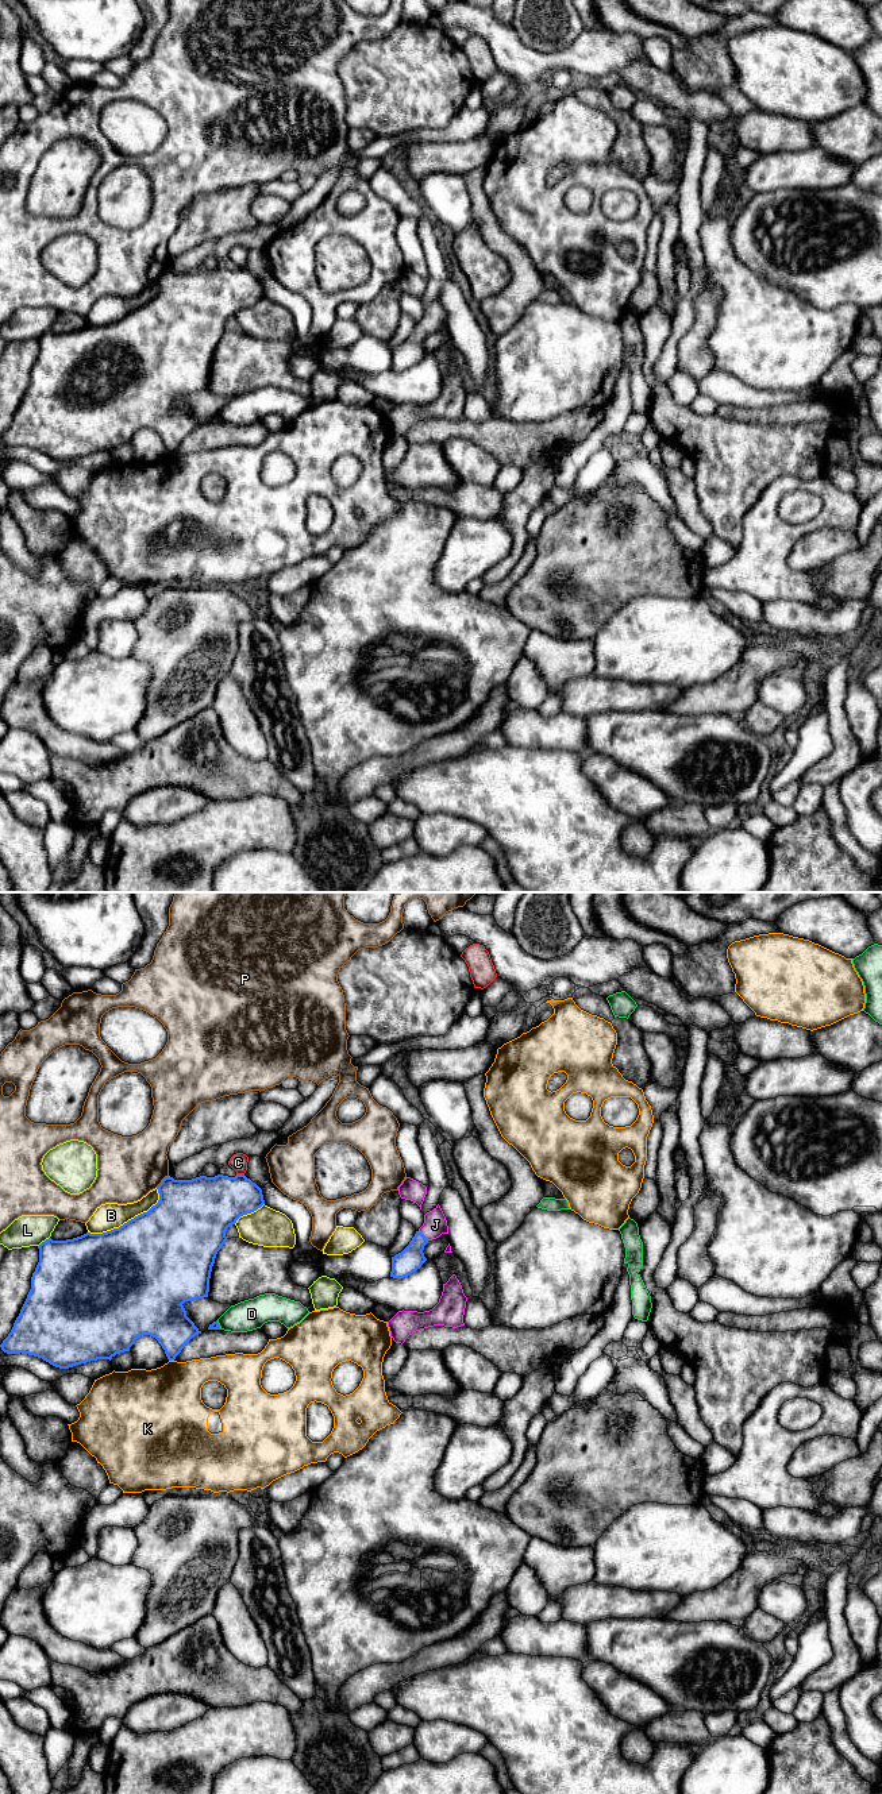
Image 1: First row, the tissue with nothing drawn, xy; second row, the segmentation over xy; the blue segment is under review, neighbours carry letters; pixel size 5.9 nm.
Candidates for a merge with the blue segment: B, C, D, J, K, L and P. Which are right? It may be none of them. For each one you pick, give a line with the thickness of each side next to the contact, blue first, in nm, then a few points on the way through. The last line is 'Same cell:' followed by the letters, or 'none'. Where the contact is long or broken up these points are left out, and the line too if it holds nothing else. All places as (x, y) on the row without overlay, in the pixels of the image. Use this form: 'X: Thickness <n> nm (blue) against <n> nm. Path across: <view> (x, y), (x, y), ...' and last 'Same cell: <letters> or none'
J: Thickness 150 nm (blue) against 140 nm. Path across: xy (411, 351), (422, 327), (435, 317)
Same cell: J

